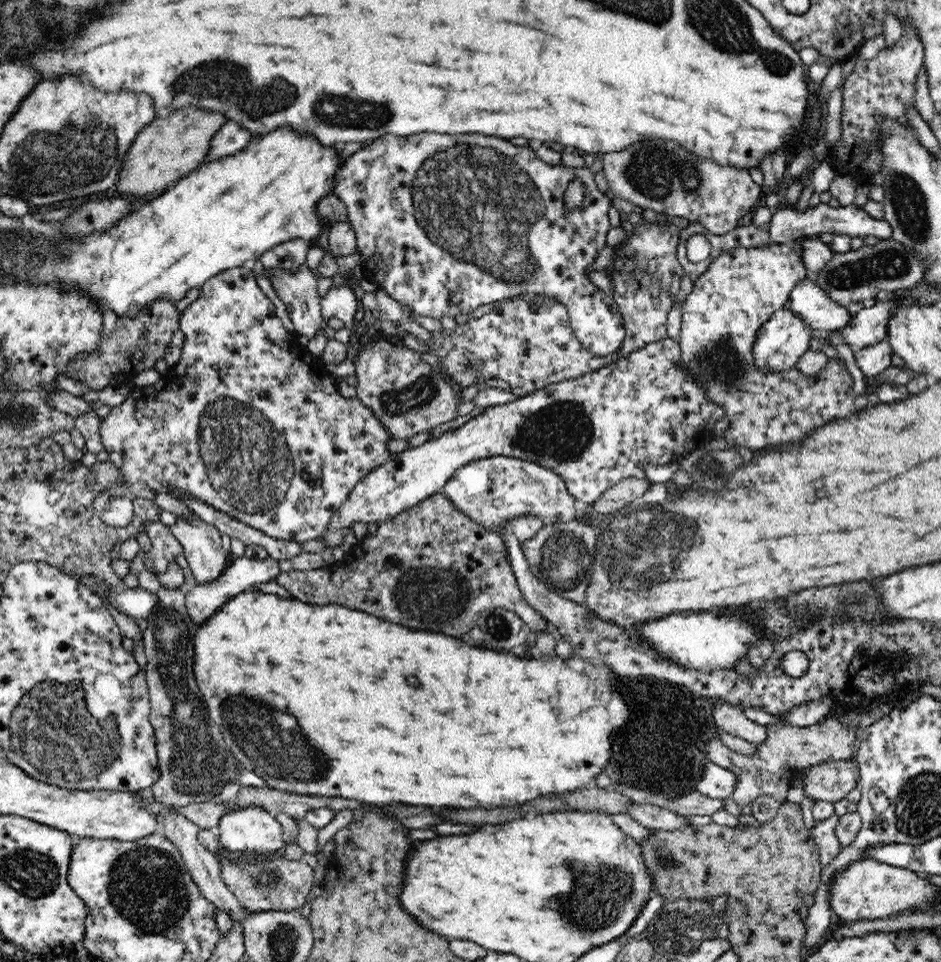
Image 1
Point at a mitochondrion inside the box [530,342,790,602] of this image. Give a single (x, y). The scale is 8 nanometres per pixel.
(643, 552)

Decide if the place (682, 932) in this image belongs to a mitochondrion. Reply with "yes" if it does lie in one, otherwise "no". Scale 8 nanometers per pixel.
yes

